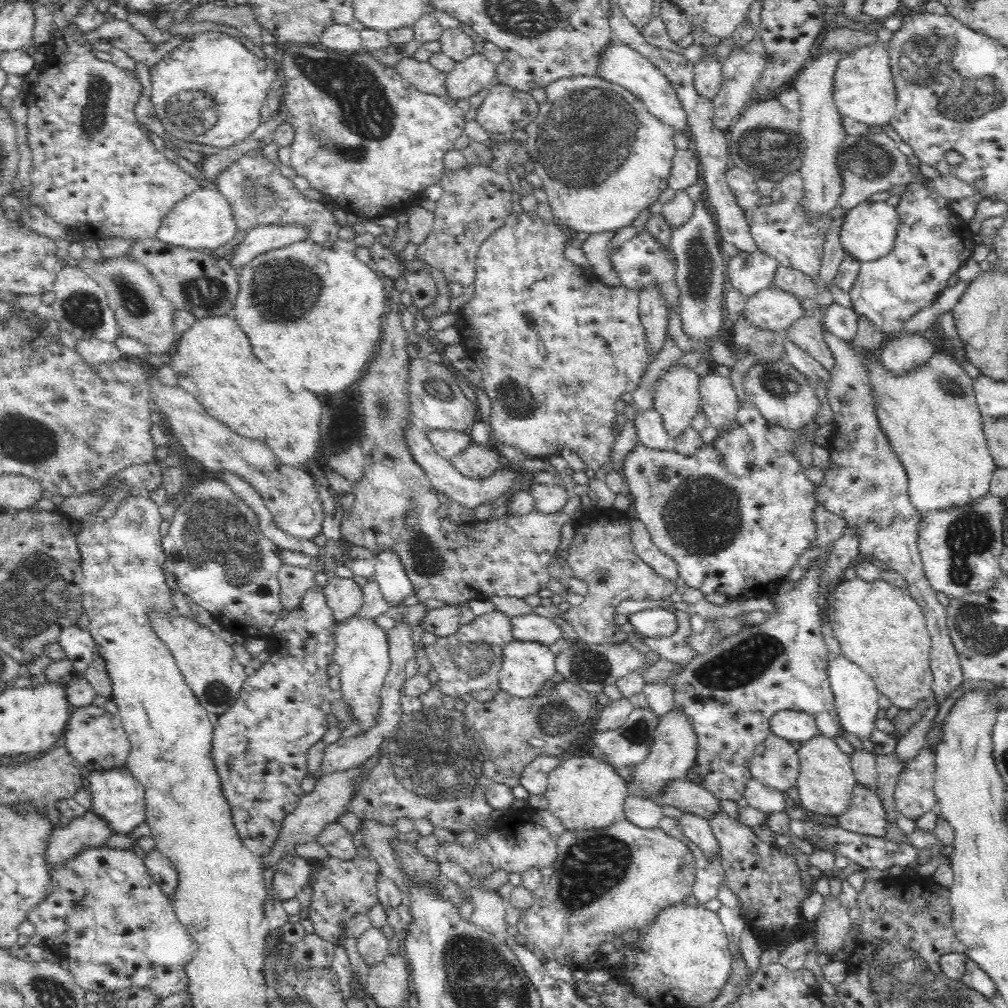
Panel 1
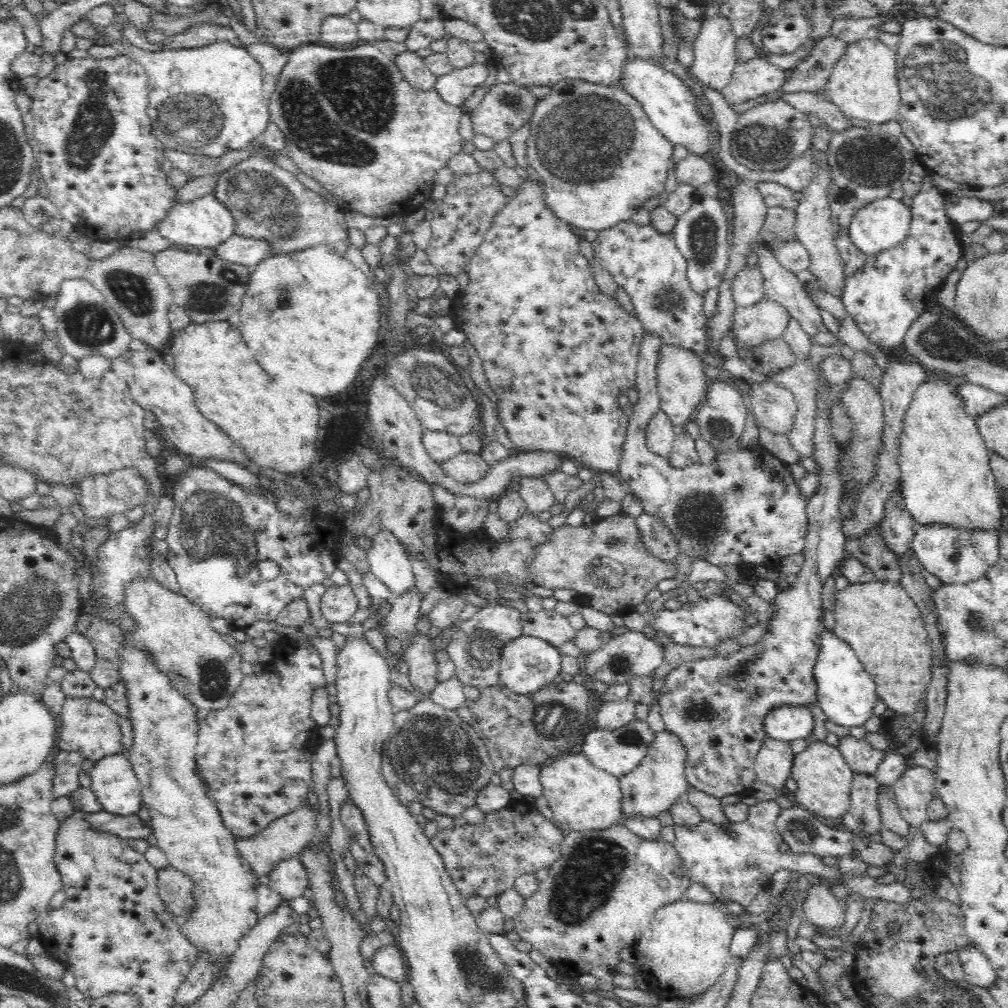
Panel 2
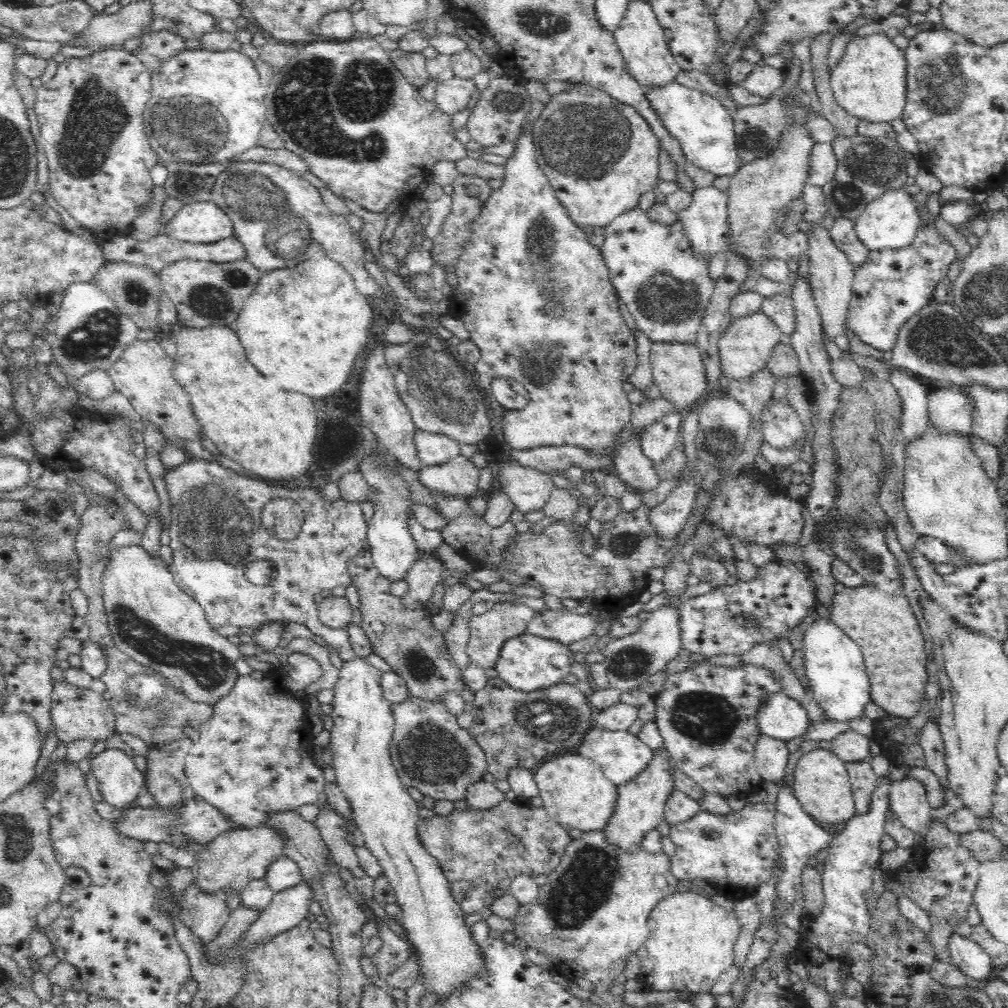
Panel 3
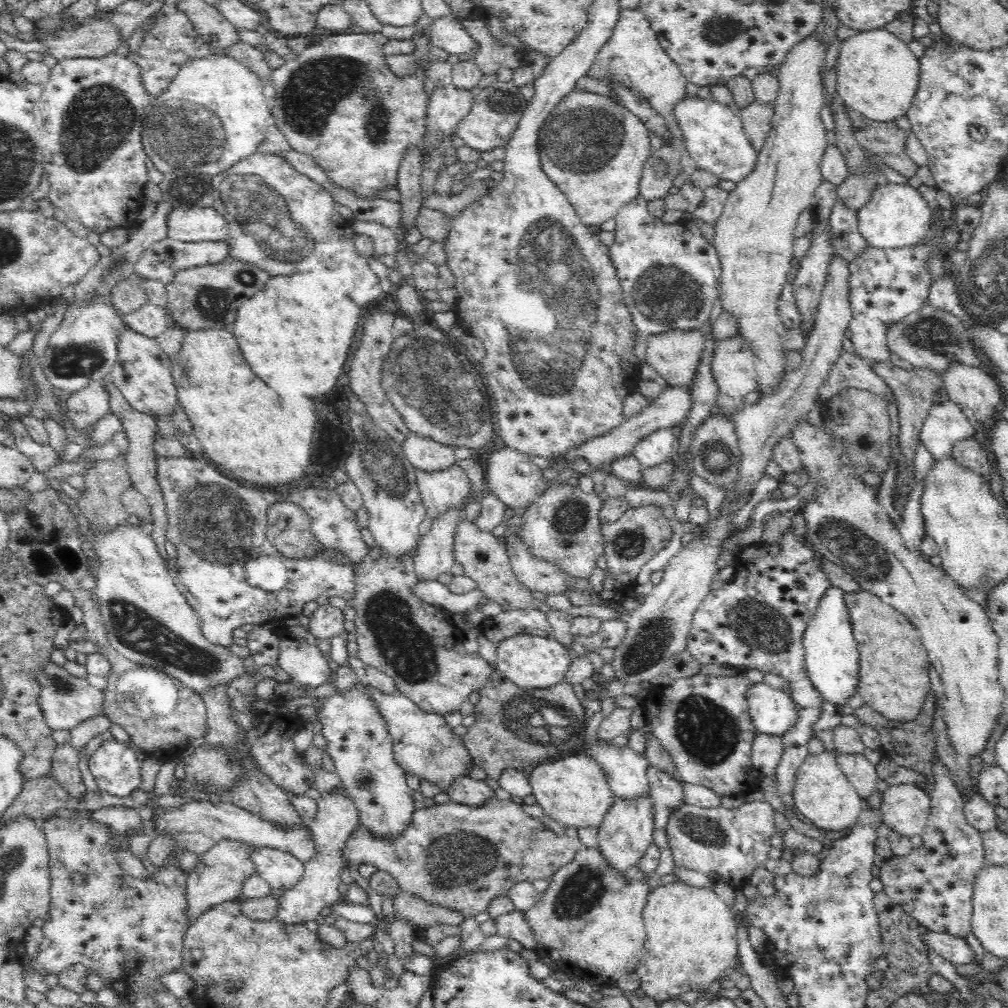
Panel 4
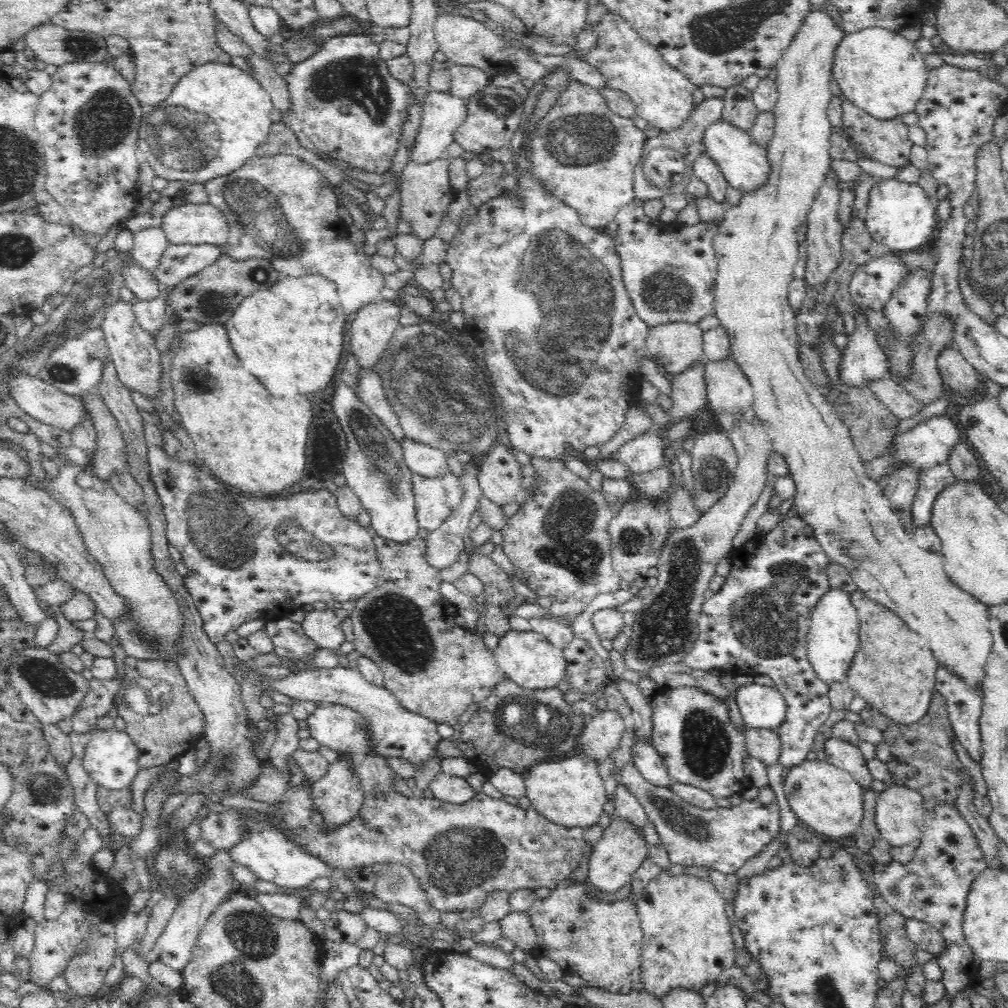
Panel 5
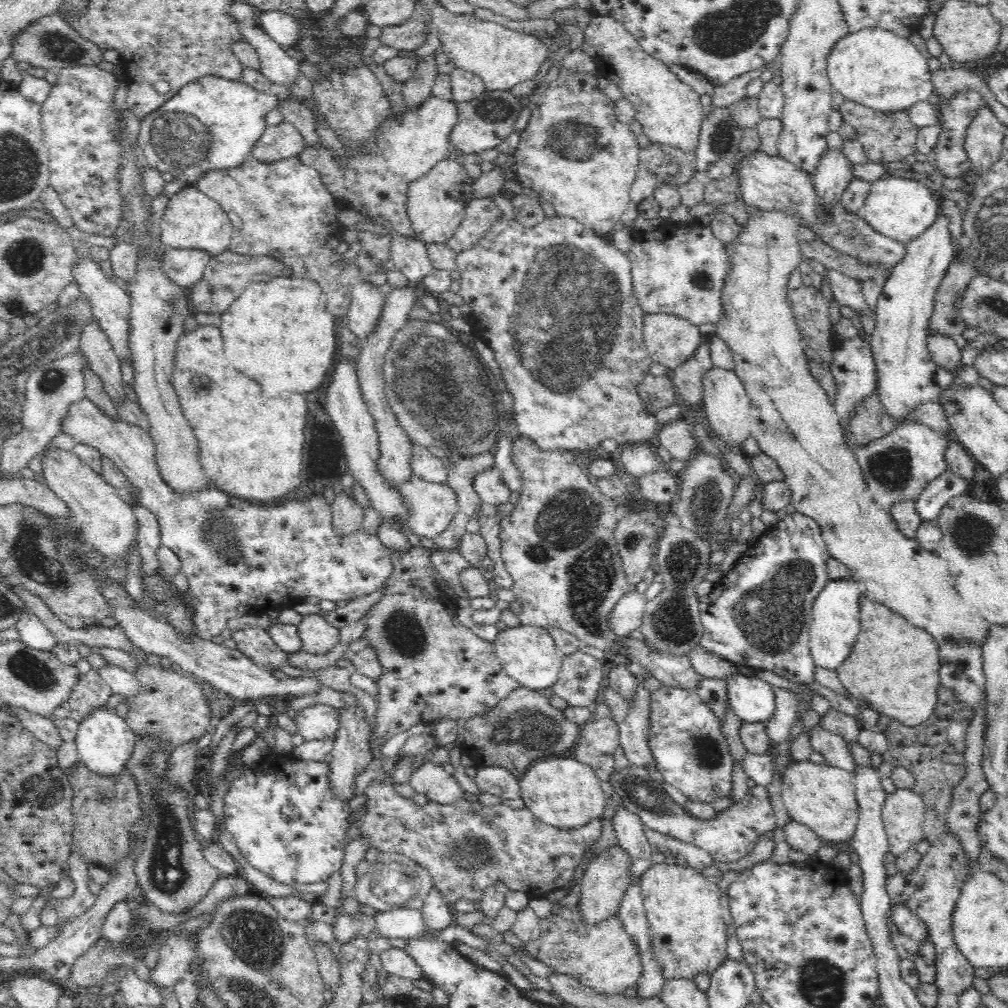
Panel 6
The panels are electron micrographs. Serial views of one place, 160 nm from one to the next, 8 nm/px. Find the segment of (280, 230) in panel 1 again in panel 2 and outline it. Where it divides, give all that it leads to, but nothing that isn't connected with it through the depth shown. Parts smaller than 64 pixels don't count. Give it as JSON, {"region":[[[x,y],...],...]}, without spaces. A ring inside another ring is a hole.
{"region":[[[234,233],[227,242],[216,248],[215,256],[235,265],[253,269],[273,255],[273,245],[263,238],[246,238]]]}

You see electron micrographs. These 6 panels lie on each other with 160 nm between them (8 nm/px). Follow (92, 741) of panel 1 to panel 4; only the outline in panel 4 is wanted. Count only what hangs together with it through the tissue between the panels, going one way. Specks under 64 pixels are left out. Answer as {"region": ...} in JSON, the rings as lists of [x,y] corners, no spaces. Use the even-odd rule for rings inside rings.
{"region":[[[50,660],[42,669],[36,670],[36,680],[41,692],[39,706],[47,726],[54,731],[73,729],[79,722],[88,720],[104,711],[104,692],[94,688],[86,680],[69,674],[64,667]]]}

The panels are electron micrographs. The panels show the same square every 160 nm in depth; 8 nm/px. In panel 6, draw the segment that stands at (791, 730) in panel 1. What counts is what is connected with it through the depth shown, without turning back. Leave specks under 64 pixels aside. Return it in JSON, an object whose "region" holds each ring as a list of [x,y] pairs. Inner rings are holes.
{"region":[[[737,673],[725,680],[727,700],[744,722],[765,723],[776,711],[774,689],[755,676]]]}

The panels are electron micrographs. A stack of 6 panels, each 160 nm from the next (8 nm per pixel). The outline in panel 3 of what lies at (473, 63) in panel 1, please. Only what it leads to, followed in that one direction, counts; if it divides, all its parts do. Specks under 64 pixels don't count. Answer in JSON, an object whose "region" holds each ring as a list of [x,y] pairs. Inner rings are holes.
{"region":[[[454,77],[441,82],[436,89],[434,102],[437,110],[452,116],[456,112],[467,111],[466,107],[476,90],[474,79]]]}

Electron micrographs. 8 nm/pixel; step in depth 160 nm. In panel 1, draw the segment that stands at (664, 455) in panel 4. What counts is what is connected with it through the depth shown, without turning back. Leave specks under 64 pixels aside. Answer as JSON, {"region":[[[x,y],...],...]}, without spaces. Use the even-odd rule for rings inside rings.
{"region":[[[641,410],[634,412],[637,442],[646,448],[666,452],[669,438],[663,425],[662,417],[657,410]]]}

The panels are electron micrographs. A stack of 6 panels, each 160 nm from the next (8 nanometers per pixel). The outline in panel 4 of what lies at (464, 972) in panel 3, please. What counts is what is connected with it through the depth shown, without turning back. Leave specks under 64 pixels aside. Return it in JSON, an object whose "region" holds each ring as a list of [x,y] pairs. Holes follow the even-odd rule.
{"region":[[[346,692],[330,696],[323,702],[322,709],[318,711],[318,723],[316,729],[326,739],[327,752],[331,756],[335,770],[341,778],[341,784],[352,799],[356,810],[360,811],[360,824],[373,834],[379,834],[383,838],[396,837],[412,819],[414,798],[410,793],[410,787],[406,783],[405,770],[396,762],[392,747],[392,738],[387,730],[387,722],[379,714],[379,708],[373,700],[368,700],[362,692]]]}

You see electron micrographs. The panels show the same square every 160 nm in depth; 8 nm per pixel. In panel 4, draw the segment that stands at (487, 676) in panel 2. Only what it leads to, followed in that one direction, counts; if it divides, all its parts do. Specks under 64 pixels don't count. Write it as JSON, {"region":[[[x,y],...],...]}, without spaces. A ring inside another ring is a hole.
{"region":[[[525,608],[501,611],[491,618],[485,617],[485,621],[480,626],[481,634],[495,643],[522,634],[526,632],[526,628],[542,630],[546,636],[555,638],[545,612],[540,609]]]}

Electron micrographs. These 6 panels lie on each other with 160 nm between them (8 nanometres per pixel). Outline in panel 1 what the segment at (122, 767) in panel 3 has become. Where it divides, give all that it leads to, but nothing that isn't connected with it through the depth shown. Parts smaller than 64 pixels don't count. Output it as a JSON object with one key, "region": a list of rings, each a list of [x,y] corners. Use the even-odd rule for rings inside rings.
{"region":[[[123,768],[112,770],[92,771],[88,777],[92,794],[92,813],[109,826],[114,834],[126,834],[132,836],[132,832],[144,824],[146,817],[146,802],[142,785]]]}

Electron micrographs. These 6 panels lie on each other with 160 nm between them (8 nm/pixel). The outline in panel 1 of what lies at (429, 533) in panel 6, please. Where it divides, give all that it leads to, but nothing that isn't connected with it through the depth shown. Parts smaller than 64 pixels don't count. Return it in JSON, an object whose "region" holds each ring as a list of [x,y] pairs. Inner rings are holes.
{"region":[[[472,444],[462,454],[454,456],[451,461],[461,474],[473,479],[488,478],[505,468],[498,453],[487,447]]]}

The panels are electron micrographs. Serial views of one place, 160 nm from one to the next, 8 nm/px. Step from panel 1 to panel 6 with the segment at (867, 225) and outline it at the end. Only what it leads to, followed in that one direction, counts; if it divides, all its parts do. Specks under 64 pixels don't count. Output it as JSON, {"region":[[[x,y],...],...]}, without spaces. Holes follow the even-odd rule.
{"region":[[[887,176],[885,179],[872,182],[867,200],[859,213],[876,232],[907,245],[935,222],[940,208],[940,198],[936,197],[924,183]]]}

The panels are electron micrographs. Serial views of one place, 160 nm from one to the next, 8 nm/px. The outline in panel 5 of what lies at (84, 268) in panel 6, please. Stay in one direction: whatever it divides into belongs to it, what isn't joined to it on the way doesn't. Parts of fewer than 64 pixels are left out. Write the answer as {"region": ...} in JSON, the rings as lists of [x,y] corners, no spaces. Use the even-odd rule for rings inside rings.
{"region":[[[118,298],[110,306],[103,305],[104,317],[100,328],[110,351],[110,359],[117,369],[117,378],[130,390],[138,390],[148,398],[158,394],[160,390],[160,350],[156,347],[152,334],[140,327],[133,311],[132,301]]]}

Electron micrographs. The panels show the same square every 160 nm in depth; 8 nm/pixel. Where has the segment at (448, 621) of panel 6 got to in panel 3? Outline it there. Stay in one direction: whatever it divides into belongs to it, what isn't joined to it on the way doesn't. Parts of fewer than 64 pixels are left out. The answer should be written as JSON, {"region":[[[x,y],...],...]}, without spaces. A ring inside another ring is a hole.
{"region":[[[362,549],[356,556],[353,556],[348,563],[349,573],[354,586],[357,588],[360,602],[361,627],[371,645],[372,653],[386,661],[392,667],[392,672],[400,676],[408,688],[411,697],[427,700],[430,703],[443,703],[448,694],[461,693],[466,688],[464,681],[464,671],[458,667],[454,656],[448,650],[445,633],[434,627],[432,614],[424,608],[408,609],[401,602],[403,598],[394,596],[391,593],[391,586],[395,581],[381,576],[373,558],[368,550]]]}

